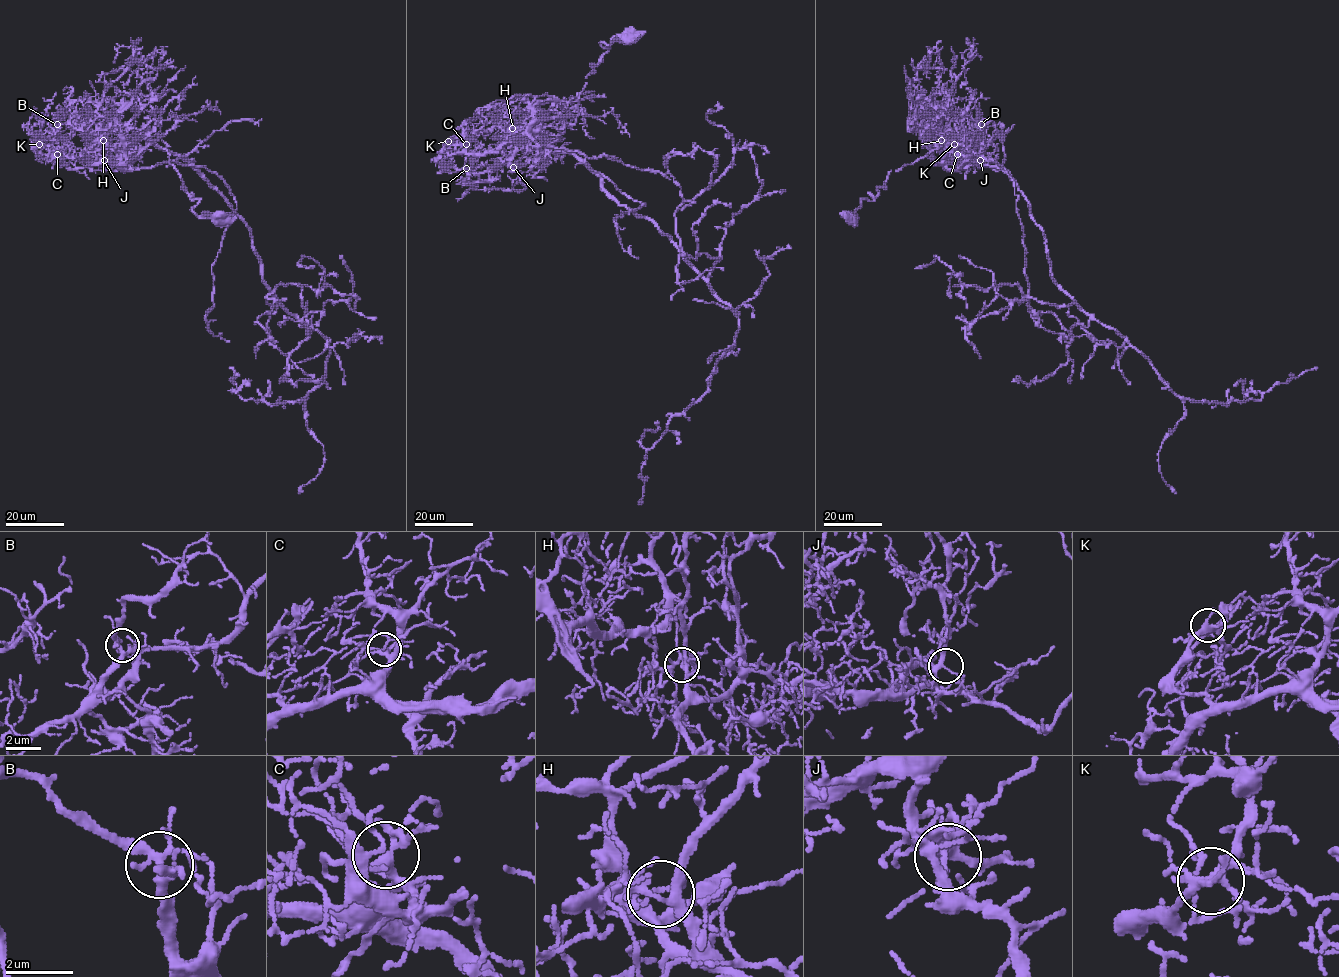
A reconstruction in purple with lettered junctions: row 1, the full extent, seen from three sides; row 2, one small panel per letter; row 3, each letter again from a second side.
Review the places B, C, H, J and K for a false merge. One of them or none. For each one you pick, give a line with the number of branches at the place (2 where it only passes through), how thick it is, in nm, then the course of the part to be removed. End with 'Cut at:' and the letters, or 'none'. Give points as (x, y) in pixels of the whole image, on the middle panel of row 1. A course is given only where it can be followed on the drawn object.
Cut at: none

